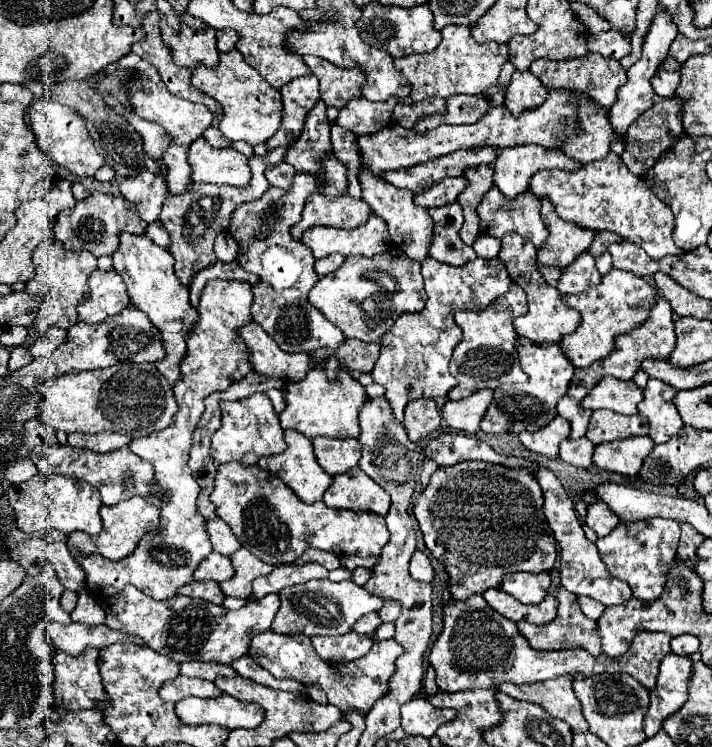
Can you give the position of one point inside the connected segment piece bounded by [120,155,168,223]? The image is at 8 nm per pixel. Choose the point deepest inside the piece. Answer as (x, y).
(147, 191)

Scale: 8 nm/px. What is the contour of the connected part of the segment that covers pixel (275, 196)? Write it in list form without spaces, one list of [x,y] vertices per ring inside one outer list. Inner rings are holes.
[[[296,173],[294,185],[290,191],[270,187],[260,199],[238,205],[232,213],[232,223],[228,229],[228,235],[232,235],[240,243],[238,261],[242,265],[242,269],[248,273],[258,273],[258,277],[260,277],[258,285],[252,285],[252,293],[254,293],[252,321],[258,323],[286,353],[312,353],[316,349],[338,349],[344,343],[342,331],[338,331],[338,327],[334,327],[316,307],[310,307],[306,295],[314,287],[314,283],[318,281],[318,275],[314,271],[316,259],[310,255],[310,249],[306,245],[302,245],[300,241],[296,241],[290,235],[290,227],[294,223],[298,223],[308,195],[314,193],[316,189],[318,187],[316,187],[314,175]]]

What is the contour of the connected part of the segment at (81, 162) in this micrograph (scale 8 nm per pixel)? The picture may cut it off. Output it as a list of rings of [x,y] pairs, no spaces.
[[[40,99],[30,107],[30,119],[32,119],[32,133],[36,137],[36,143],[41,151],[52,157],[52,161],[58,167],[64,167],[66,171],[78,175],[78,177],[94,177],[96,169],[104,165],[102,155],[94,147],[94,139],[86,129],[86,119],[74,111],[74,107],[60,105],[52,99]]]

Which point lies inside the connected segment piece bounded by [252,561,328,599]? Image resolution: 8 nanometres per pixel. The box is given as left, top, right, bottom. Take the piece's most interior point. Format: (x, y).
(283, 576)

